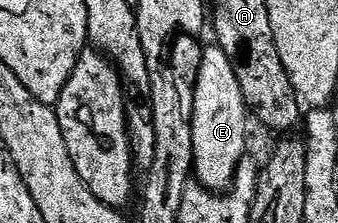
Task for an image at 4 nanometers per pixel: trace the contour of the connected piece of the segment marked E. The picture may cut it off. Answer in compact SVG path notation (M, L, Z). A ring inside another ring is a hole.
M210 44L201 54L201 63L197 66L197 83L193 86L191 101L191 136L195 139L193 172L196 181L206 190L228 191L237 179L237 169L246 157L251 112L245 107L243 88L239 88L239 80L235 80L235 68L231 60L227 60L225 53L216 44Z

